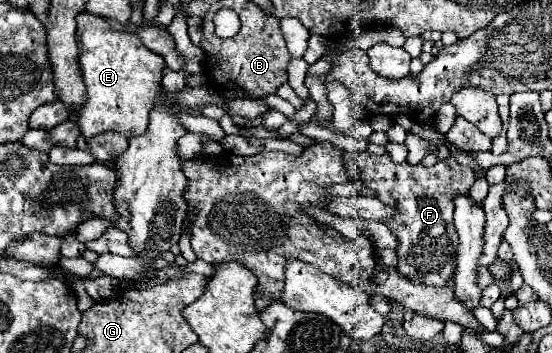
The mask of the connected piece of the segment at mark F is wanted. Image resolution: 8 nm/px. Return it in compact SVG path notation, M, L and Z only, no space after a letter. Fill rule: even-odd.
M349 152L345 154L345 166L351 178L361 178L371 190L375 190L375 196L383 202L389 204L391 208L397 208L397 216L389 220L387 228L397 236L397 272L405 276L407 280L413 280L413 284L425 284L425 286L435 286L443 288L447 282L453 278L453 272L457 268L455 260L455 250L457 250L457 232L453 226L453 200L458 194L468 193L470 187L475 182L473 171L469 166L457 164L453 156L447 156L445 160L439 160L433 166L423 166L423 164L409 164L407 160L397 164L393 162L387 154L385 156L373 156L369 152Z

